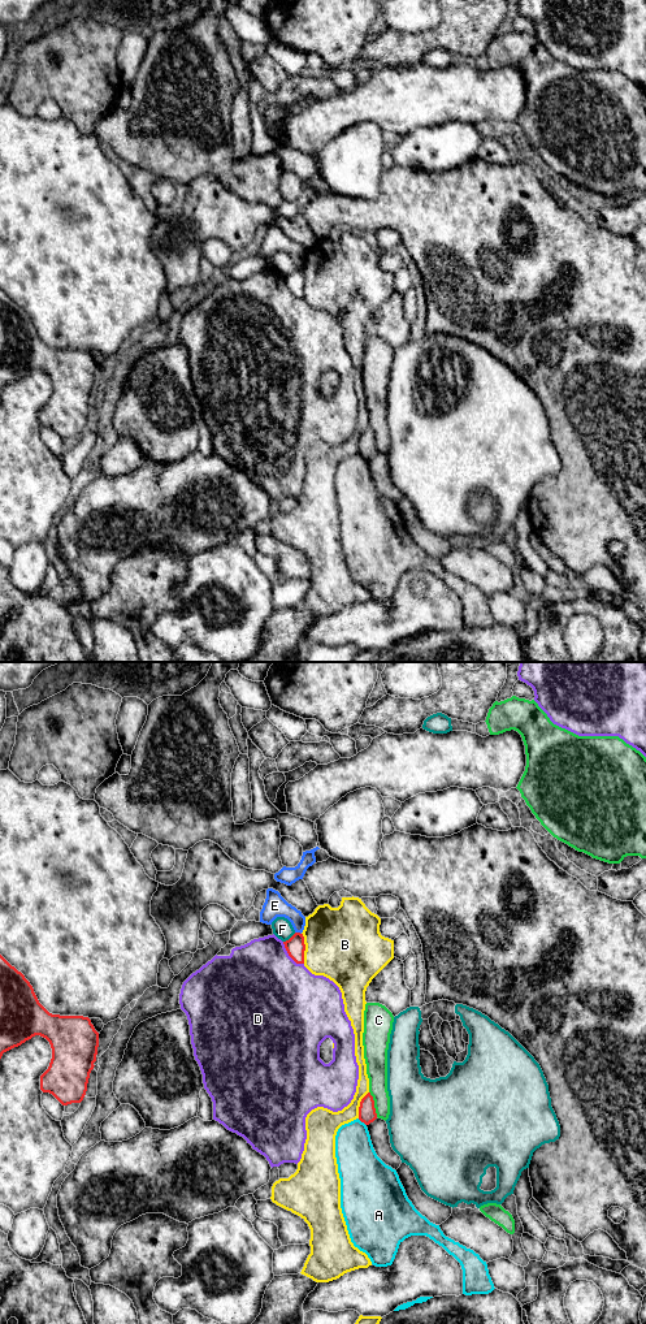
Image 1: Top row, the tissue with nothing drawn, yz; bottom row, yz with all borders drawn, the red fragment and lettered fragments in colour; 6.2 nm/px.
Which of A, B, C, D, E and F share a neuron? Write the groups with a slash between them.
A / B / C / D / E / F

